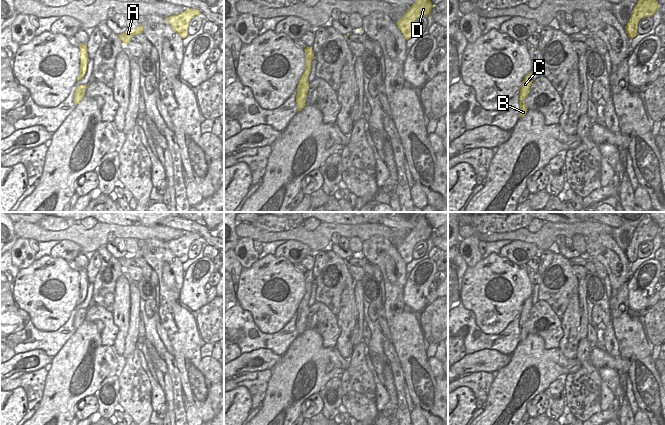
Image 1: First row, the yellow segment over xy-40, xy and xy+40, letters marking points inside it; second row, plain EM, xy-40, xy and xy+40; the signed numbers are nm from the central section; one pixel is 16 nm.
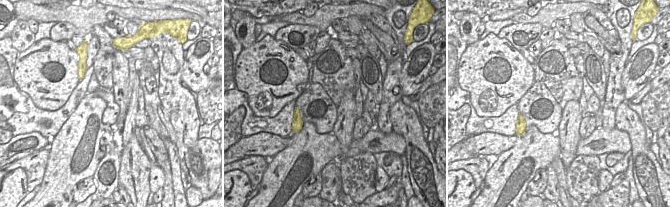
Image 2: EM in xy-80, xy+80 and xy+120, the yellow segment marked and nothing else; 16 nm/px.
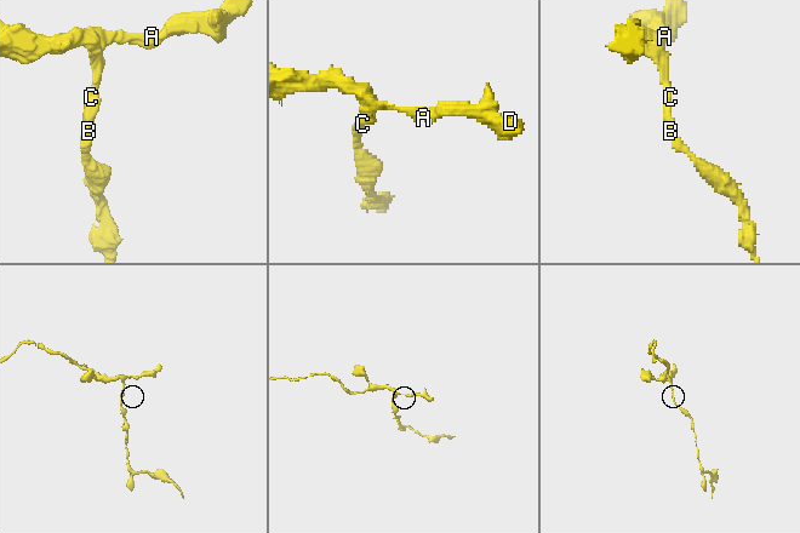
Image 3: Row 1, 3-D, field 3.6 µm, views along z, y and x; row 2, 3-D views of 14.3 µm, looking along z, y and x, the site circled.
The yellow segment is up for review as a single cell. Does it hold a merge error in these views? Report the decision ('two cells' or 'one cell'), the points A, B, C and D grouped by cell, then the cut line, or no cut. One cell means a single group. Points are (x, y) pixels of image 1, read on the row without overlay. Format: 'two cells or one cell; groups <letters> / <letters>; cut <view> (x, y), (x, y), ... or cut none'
one cell; groups A B C D; cut none

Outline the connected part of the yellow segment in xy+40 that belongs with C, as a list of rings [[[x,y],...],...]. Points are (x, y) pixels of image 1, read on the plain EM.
[[[532,295],[530,297],[528,297],[523,306],[522,306],[522,311],[520,313],[520,321],[519,321],[519,328],[520,328],[520,338],[519,338],[519,342],[523,341],[526,337],[527,337],[527,332],[525,330],[524,327],[524,323],[527,321],[527,319],[529,318],[529,314],[530,314],[530,310],[533,306],[532,304]]]

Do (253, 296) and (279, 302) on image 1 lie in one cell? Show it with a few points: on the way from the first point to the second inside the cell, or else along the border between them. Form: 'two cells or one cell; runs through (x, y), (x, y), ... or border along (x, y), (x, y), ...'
one cell; runs through (259, 296), (273, 301)

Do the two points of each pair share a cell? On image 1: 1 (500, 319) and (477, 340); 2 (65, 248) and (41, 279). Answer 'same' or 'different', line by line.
1: different
2: different

